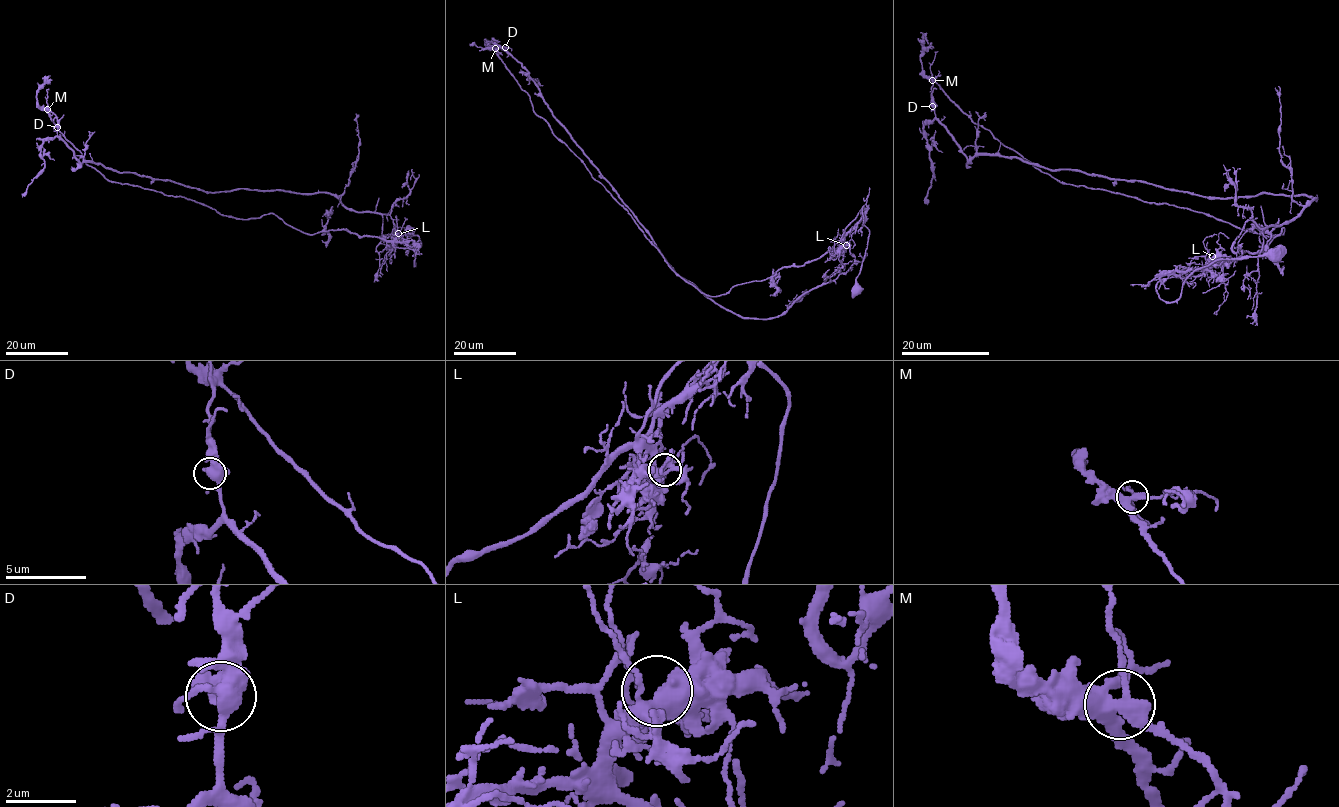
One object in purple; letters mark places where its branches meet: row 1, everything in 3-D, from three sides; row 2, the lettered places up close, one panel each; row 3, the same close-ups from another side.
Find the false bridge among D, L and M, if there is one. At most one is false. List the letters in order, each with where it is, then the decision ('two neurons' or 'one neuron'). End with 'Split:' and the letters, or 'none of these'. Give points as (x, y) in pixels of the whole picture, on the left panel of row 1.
D: (57, 127) | one neuron
L: (398, 233) | one neuron
M: (47, 109) | two neurons
Split: M

